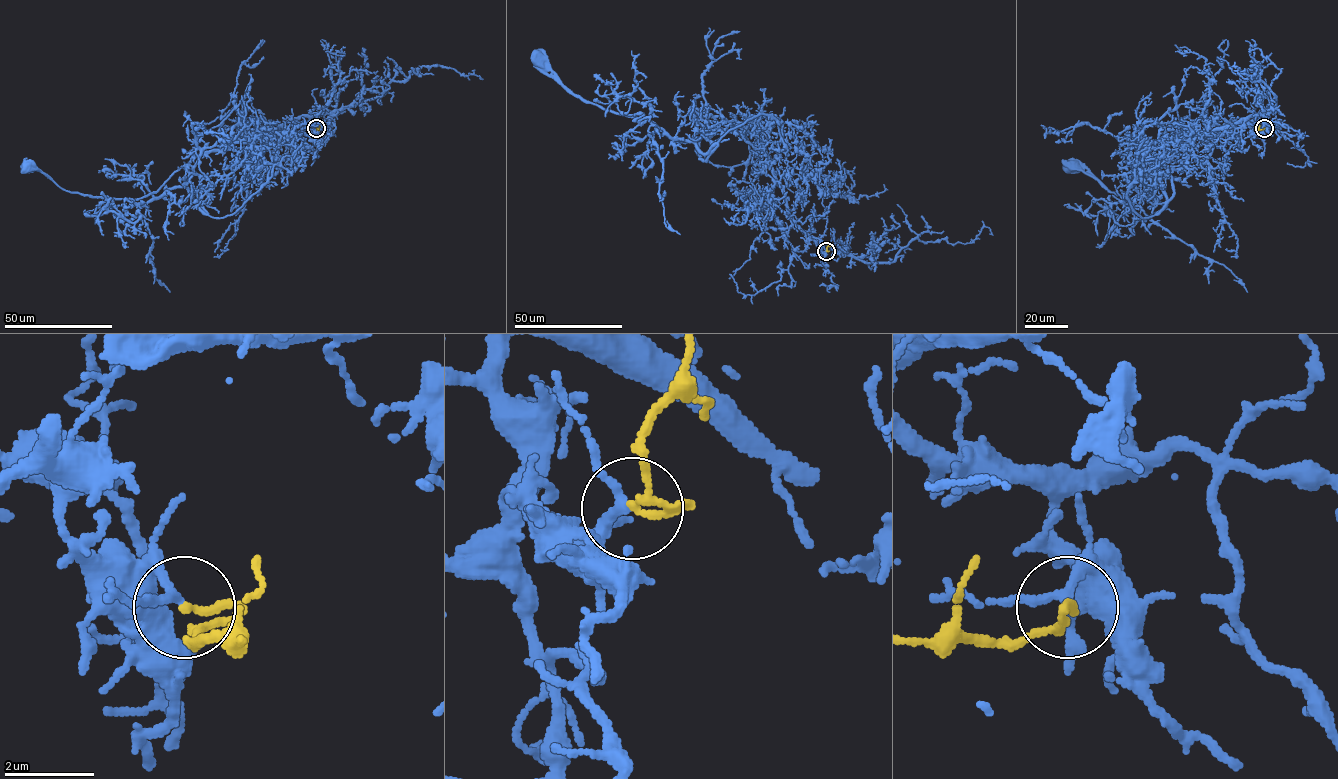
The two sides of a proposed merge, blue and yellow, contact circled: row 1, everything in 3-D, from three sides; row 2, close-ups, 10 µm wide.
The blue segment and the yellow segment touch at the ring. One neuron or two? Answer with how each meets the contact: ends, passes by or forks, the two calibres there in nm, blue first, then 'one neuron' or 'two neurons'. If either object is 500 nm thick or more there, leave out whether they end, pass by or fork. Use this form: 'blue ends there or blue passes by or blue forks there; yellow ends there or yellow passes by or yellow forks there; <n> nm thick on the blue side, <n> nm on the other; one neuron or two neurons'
blue passes by; yellow passes by; 160 nm thick on the blue side, 120 nm on the other; one neuron

